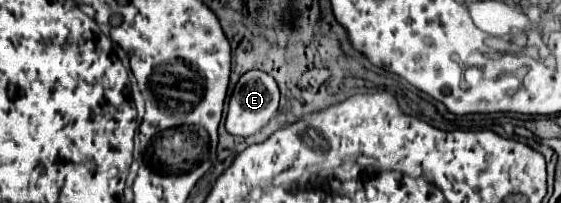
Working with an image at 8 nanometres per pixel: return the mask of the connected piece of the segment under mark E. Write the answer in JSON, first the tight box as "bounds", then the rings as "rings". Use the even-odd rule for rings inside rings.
{"bounds":[225,70,279,138],"rings":[[[251,70],[239,78],[239,82],[233,90],[233,96],[229,100],[225,128],[233,136],[243,136],[243,138],[253,136],[275,116],[277,108],[279,108],[279,88],[277,88],[275,80],[261,70]]]}

